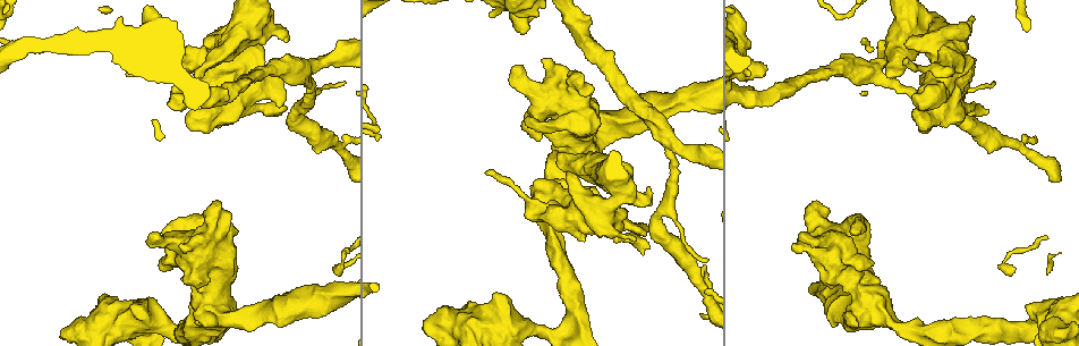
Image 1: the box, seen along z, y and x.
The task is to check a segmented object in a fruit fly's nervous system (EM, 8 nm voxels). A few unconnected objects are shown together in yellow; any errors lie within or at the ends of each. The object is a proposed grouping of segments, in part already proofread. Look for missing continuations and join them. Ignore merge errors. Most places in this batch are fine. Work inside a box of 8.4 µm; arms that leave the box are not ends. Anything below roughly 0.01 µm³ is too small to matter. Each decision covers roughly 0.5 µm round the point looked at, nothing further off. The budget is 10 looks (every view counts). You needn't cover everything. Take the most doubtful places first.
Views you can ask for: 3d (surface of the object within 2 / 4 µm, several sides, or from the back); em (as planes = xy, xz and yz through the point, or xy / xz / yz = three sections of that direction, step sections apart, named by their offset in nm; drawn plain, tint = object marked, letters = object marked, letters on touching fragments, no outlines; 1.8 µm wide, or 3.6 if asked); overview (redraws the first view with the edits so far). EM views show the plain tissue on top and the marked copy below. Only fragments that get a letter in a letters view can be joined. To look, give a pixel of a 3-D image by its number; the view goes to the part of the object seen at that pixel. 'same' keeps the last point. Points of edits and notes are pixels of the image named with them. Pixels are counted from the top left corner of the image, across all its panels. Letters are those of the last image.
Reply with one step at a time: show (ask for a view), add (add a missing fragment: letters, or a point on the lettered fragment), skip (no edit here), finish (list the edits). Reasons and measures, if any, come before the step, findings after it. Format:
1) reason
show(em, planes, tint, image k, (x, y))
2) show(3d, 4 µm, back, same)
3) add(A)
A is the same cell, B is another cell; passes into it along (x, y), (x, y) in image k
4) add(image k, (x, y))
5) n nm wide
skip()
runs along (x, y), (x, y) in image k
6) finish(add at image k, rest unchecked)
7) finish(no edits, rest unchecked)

free end
show(em, planes, letters, image 1, (887, 75))

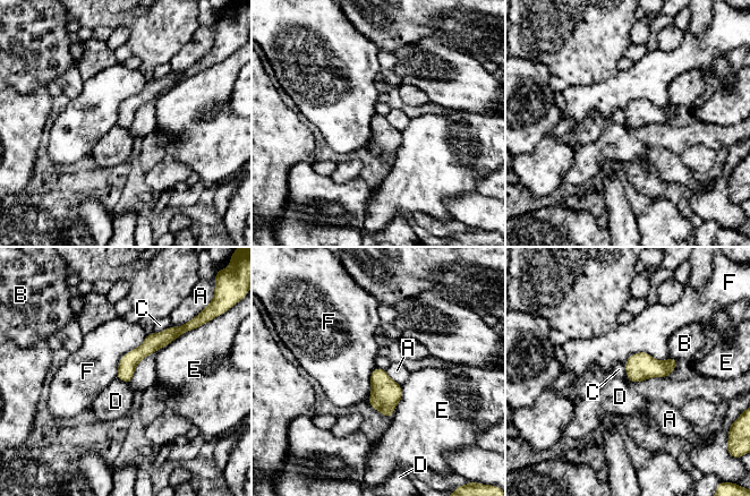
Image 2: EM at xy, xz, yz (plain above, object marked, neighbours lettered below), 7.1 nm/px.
skip()
A, B, C, D, E and F are other cells; border along (168, 326), (160, 332), (152, 333) in image 2; none of them fits

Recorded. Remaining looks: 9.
thick turns thin
show(3d, 4 µm, image 1, (701, 290))

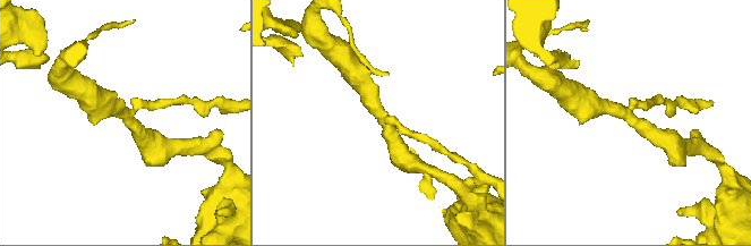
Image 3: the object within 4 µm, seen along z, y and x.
shape alone is not enough
show(em, xy, step 16, tint, image 3, (625, 117))

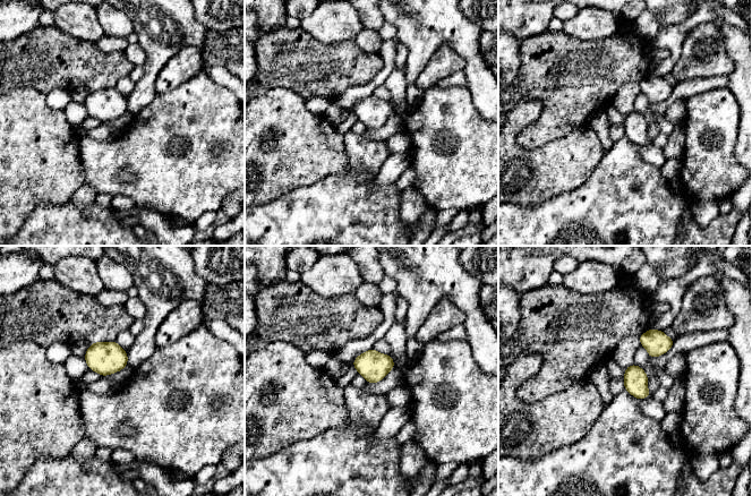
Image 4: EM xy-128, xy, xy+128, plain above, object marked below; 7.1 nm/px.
cut it another way
show(em, planes, letters, same)

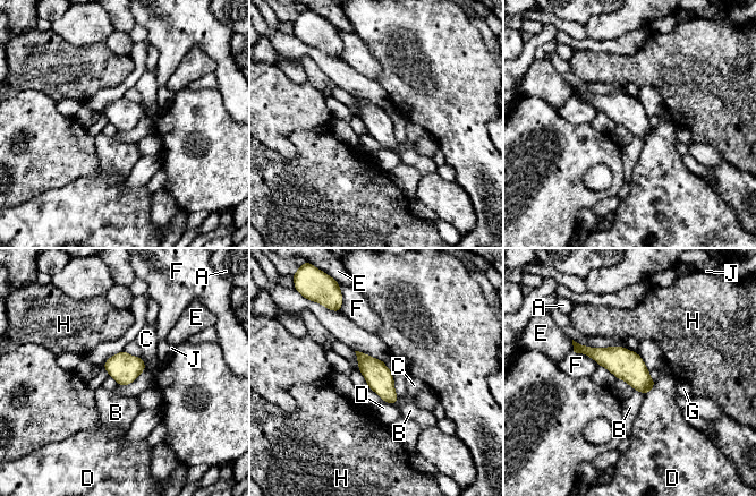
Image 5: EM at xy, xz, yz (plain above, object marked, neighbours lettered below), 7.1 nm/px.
190 nm wide
skip()
A, B, C, D, E, F, G, H and J are other cells; border along (635, 390), (644, 394) in image 5; none of them fits

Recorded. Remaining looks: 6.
thick end
show(3d, 4 µm, image 1, (975, 67))

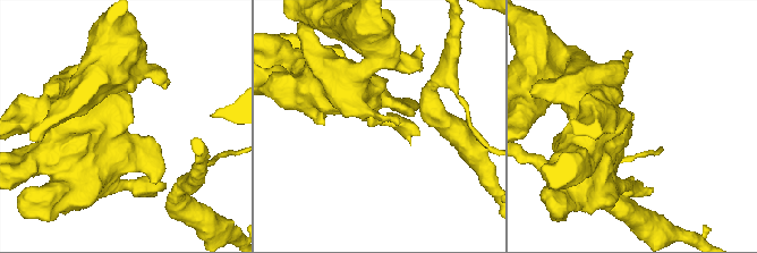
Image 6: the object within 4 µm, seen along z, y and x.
show(em, 3.6 µm, planes, letters, image 6, (380, 124))

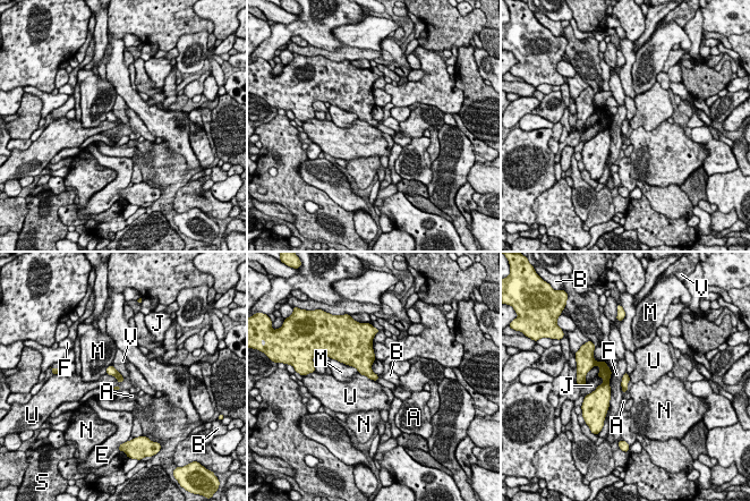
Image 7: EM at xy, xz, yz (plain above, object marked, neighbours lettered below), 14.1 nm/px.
F touches over 600 nm
skip()
A, B, E, F, J, M, N, S, U and V are other cells; border along (358, 372), (375, 381) in image 7; none of them fits

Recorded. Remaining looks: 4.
thick turns thin
show(3d, 4 µm, image 1, (752, 70))

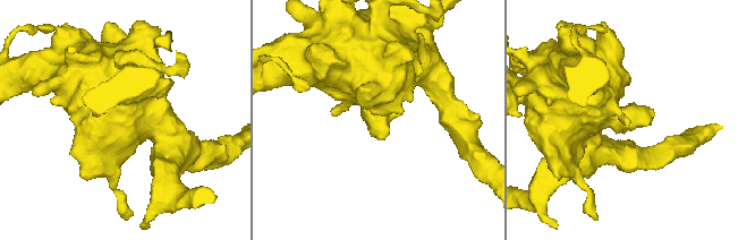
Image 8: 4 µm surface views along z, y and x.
show(em, 3.6 µm, planes, tint, image 8, (628, 117))

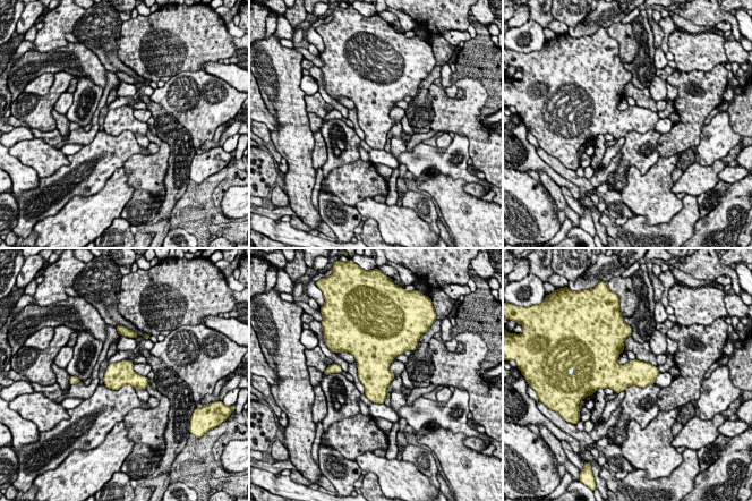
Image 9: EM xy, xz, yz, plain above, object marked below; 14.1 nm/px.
show(em, 3.6 µm, planes, letters, same)

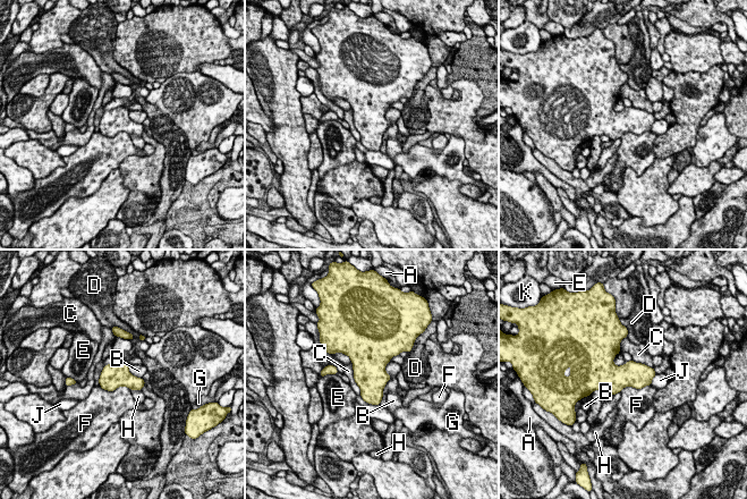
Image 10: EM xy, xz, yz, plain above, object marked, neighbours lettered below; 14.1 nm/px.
C touches over 500 nm
skip()
A, B, C, D, E, F, G, H, J and K are other cells; border along (100, 386), (107, 390), (130, 389) in image 10; none of them fits

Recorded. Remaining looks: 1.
finish(no edits, rest unchecked)

